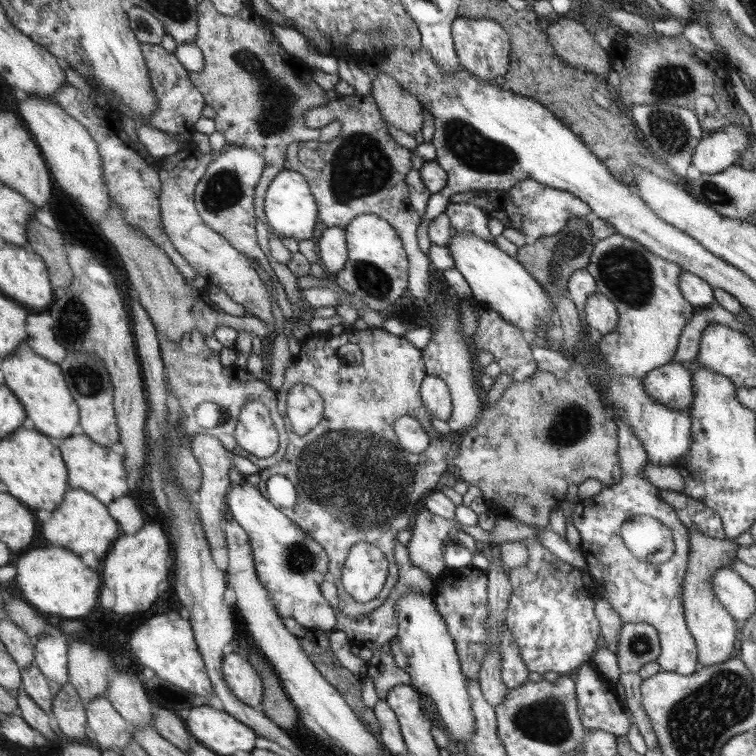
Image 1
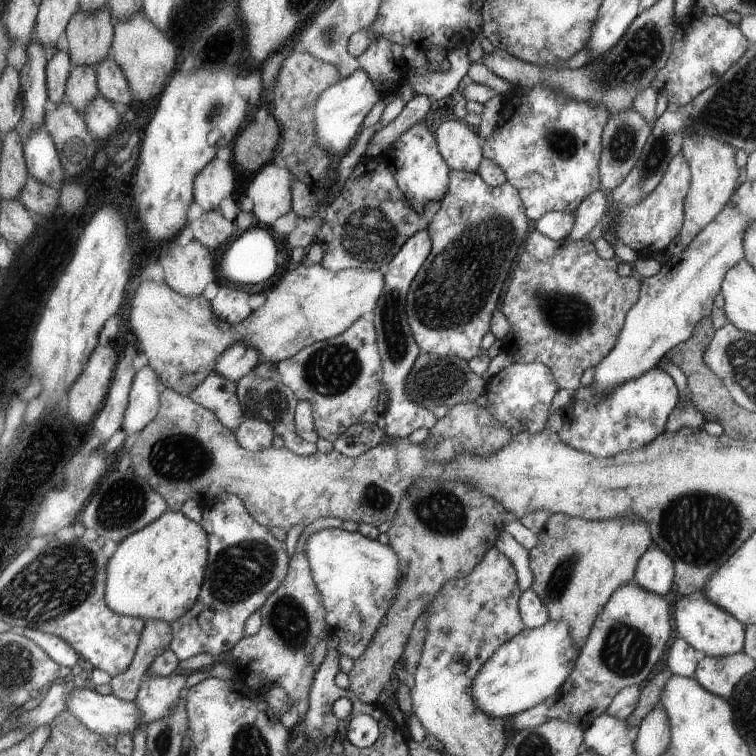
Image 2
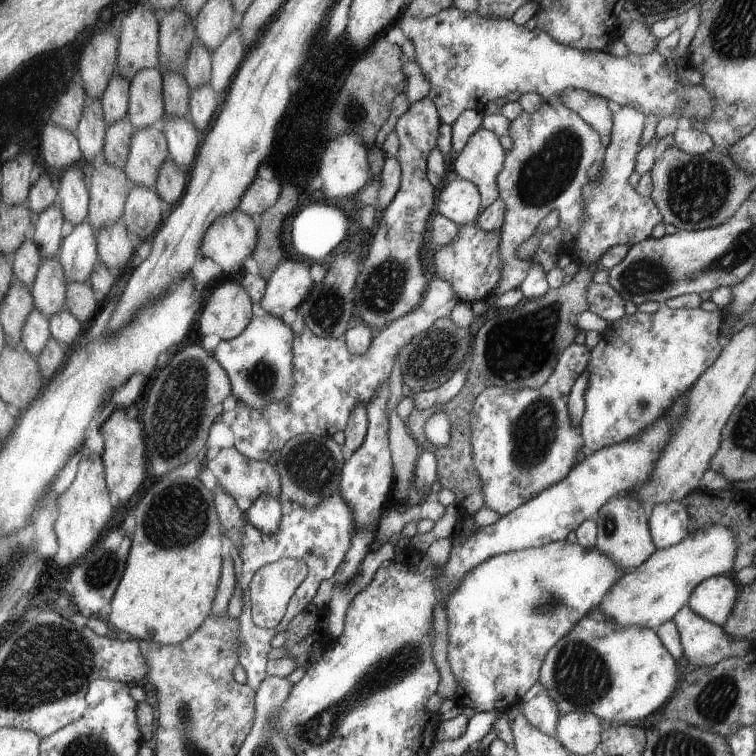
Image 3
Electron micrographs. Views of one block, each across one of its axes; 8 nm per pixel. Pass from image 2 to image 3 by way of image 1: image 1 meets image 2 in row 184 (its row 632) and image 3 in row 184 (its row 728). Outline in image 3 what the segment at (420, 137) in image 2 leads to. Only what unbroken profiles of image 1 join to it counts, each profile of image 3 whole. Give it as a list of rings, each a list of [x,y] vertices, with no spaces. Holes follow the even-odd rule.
[[[463,179],[448,182],[437,200],[441,216],[454,221],[459,227],[475,223],[481,212],[481,197],[477,187]]]

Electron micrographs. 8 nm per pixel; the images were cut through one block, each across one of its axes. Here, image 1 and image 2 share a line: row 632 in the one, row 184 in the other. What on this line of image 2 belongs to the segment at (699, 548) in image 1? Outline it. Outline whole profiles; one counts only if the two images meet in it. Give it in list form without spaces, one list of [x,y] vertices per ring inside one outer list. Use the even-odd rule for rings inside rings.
[[[688,134],[686,140],[684,140],[681,154],[684,156],[686,162],[688,162],[688,168],[690,170],[690,190],[688,190],[686,200],[684,200],[683,230],[680,232],[679,237],[667,249],[673,258],[680,256],[692,243],[692,240],[695,240],[695,236],[699,235],[704,228],[708,227],[708,224],[712,223],[723,212],[723,209],[730,203],[732,194],[737,192],[736,186],[738,186],[738,178],[740,178],[740,170],[738,170],[738,166],[736,166],[737,160],[734,160],[736,150],[734,150],[730,144],[720,142],[716,140],[716,138],[712,138],[712,136]]]

